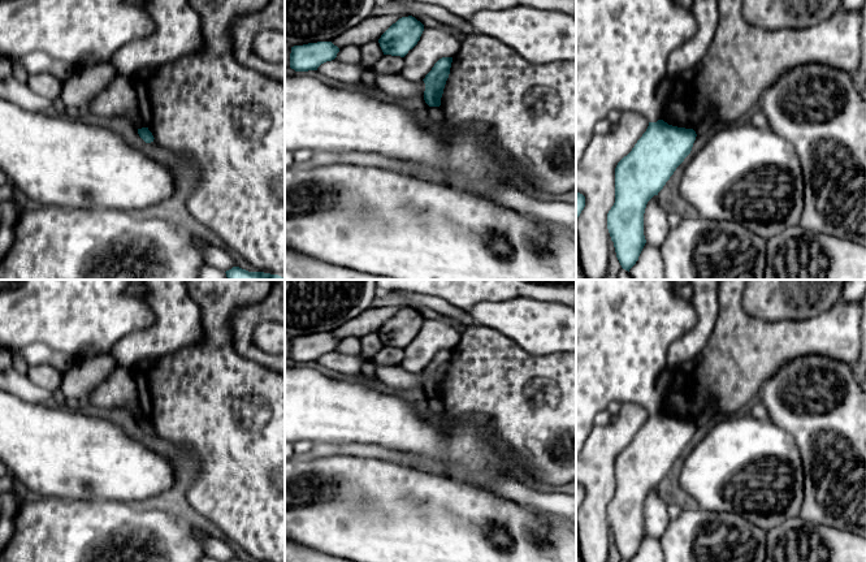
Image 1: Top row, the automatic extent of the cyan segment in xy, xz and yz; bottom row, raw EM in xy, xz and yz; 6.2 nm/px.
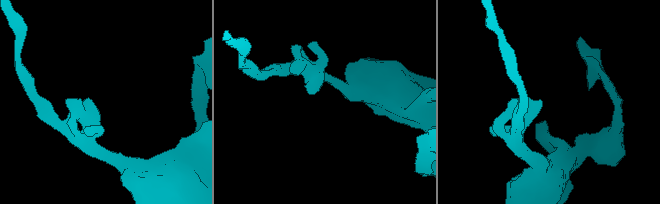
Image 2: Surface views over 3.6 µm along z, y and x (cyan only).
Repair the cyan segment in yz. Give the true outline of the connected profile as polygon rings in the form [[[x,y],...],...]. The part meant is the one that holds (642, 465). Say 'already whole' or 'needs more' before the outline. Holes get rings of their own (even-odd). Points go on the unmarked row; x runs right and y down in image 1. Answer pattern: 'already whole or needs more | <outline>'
needs more | [[[706,402],[696,420],[649,414],[632,442],[615,459],[615,494],[607,505],[607,520],[616,549],[629,562],[646,535],[644,505],[648,493],[663,480],[690,445],[696,428],[716,420],[716,402]]]

